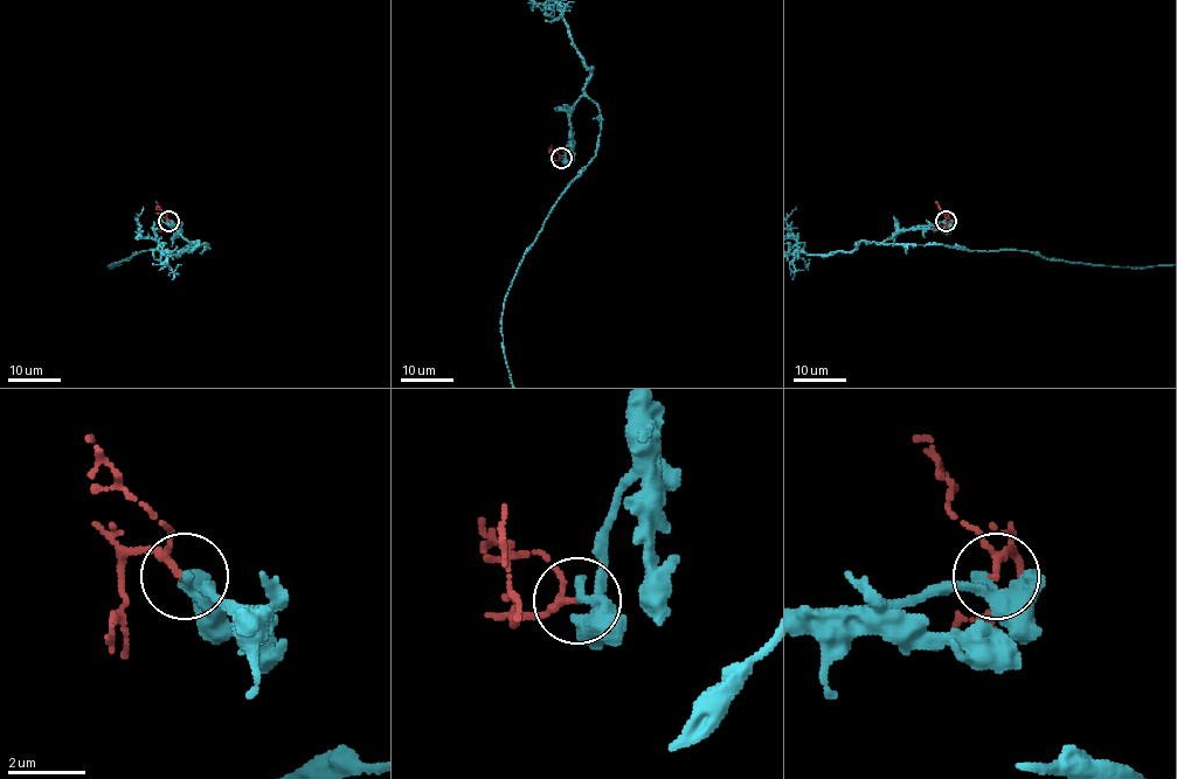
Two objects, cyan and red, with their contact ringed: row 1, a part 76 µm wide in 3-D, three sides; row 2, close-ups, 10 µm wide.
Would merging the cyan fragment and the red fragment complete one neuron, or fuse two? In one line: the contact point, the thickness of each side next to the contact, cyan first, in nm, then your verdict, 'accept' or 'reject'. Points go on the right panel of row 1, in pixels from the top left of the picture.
place (946, 221); calibres 280 and 150 nm; reject

